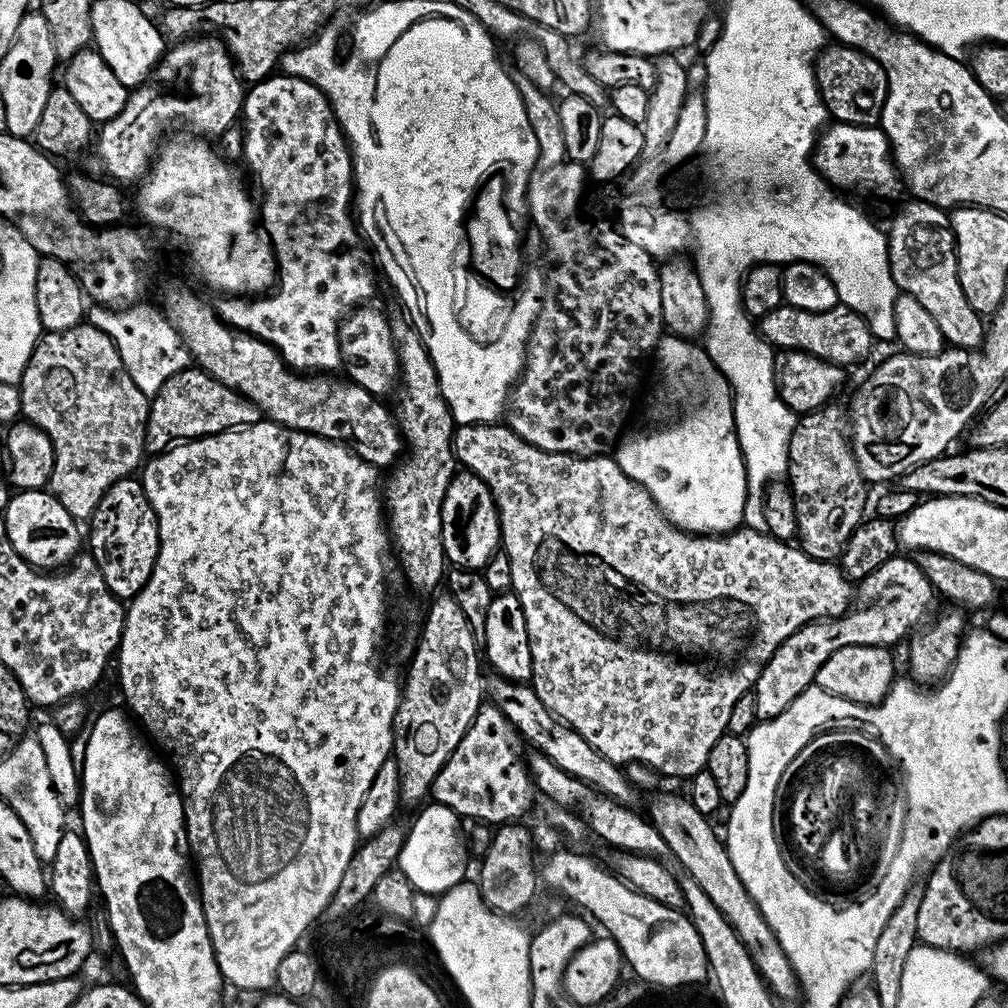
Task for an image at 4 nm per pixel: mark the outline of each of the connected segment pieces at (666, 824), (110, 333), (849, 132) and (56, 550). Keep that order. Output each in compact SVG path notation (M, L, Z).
M660 792L649 798L646 816L657 828L665 845L677 851L676 858L688 870L689 878L704 891L701 892L703 899L712 902L732 925L772 996L780 1000L799 997L802 991L795 970L779 945L775 932L746 892L742 879L738 878L738 870L734 870L734 862L730 862L725 841L721 837L719 840L715 830L708 825L711 824L709 817L703 816L683 795L671 796L668 792Z
M93 303L87 309L86 320L116 343L116 349L130 378L134 378L134 386L138 386L142 394L151 398L156 393L164 391L169 381L179 377L176 375L187 364L191 365L193 358L188 353L188 348L180 335L176 333L175 326L170 323L159 307L136 307L140 306L128 306L123 310L117 310L112 306Z
M839 122L829 123L819 133L814 154L821 175L837 189L865 188L868 192L880 192L883 188L894 187L896 174L898 178L888 135L879 126L867 128Z
M37 490L13 495L8 507L3 509L2 522L16 553L37 570L59 569L56 568L59 564L67 565L81 551L81 525L51 491Z

